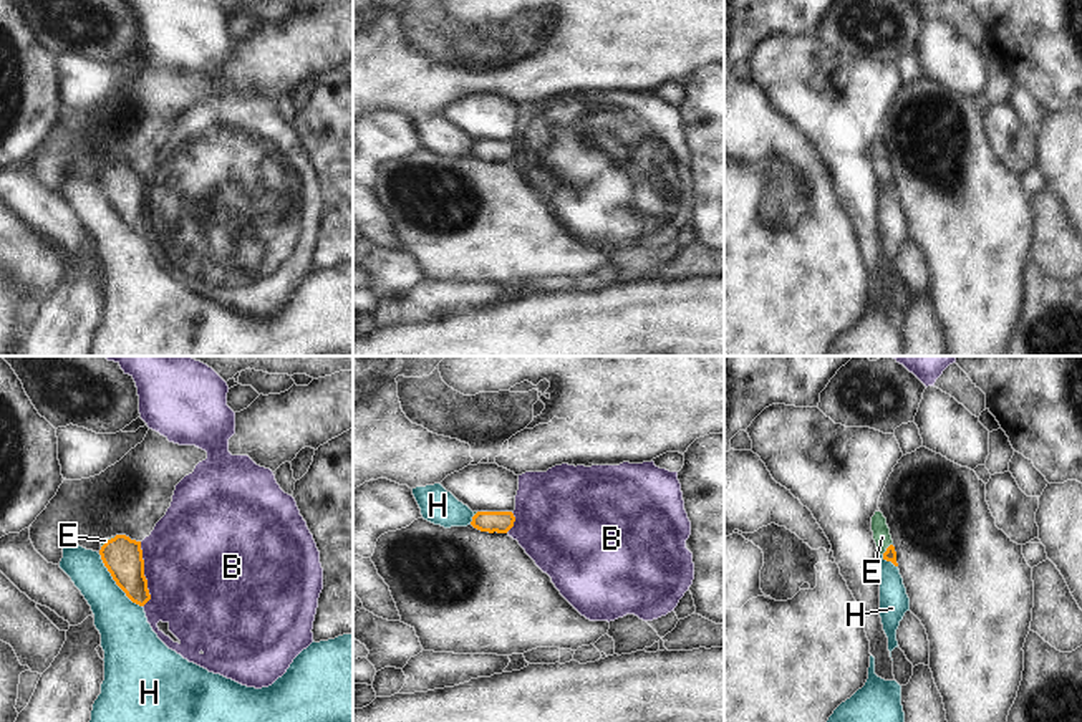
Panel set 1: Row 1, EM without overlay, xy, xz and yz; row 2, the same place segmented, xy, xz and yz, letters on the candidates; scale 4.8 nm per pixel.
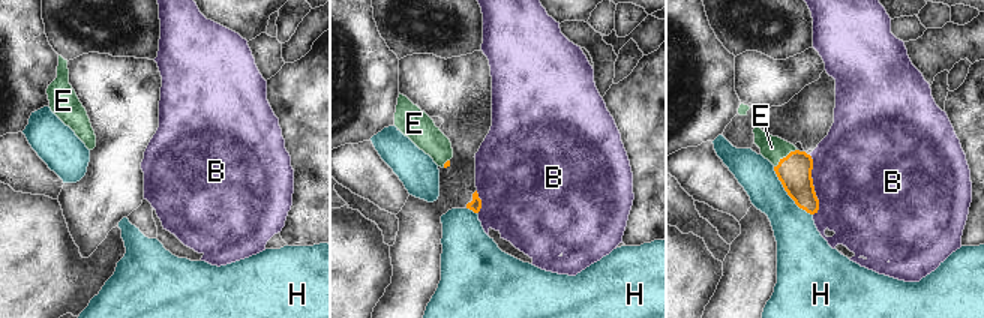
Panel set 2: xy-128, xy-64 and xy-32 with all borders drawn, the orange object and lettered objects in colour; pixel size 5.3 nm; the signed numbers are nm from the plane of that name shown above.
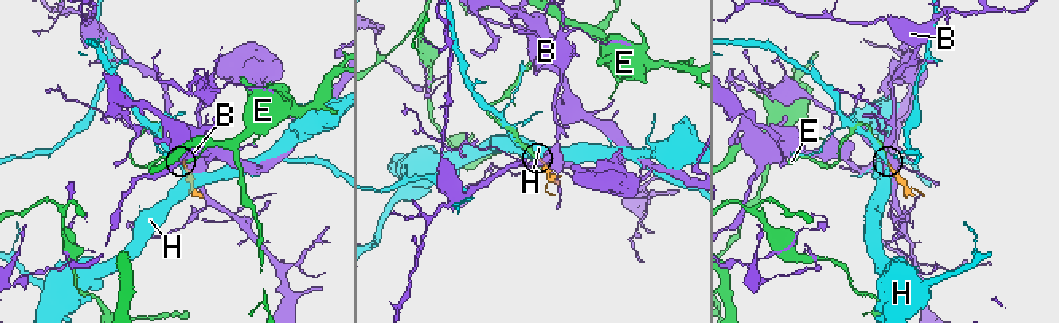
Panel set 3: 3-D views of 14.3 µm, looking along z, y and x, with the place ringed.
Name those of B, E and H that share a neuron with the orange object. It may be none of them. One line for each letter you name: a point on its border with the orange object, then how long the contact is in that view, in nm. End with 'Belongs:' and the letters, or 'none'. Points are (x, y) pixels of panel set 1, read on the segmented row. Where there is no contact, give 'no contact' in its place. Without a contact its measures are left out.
E: meets orange in yz at (887, 548); contact 80 nm long
Belongs: E

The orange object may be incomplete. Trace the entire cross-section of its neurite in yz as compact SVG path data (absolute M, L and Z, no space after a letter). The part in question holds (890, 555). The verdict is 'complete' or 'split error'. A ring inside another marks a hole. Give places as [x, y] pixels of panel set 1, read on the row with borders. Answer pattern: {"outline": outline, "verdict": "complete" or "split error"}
{"outline": "M875 512L875 515L872 517L872 532L877 543L877 550L880 551L883 560L891 561L895 566L898 566L890 528L882 512Z", "verdict": "split error"}

